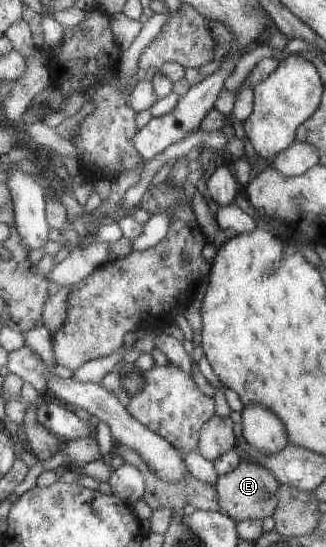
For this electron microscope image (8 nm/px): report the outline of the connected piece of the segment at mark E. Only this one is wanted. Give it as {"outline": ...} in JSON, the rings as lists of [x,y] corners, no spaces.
{"outline":[[[240,462],[235,469],[225,475],[215,476],[216,510],[226,515],[235,523],[245,520],[263,521],[272,516],[279,503],[278,492],[280,484],[276,478],[262,466],[254,462]]]}

